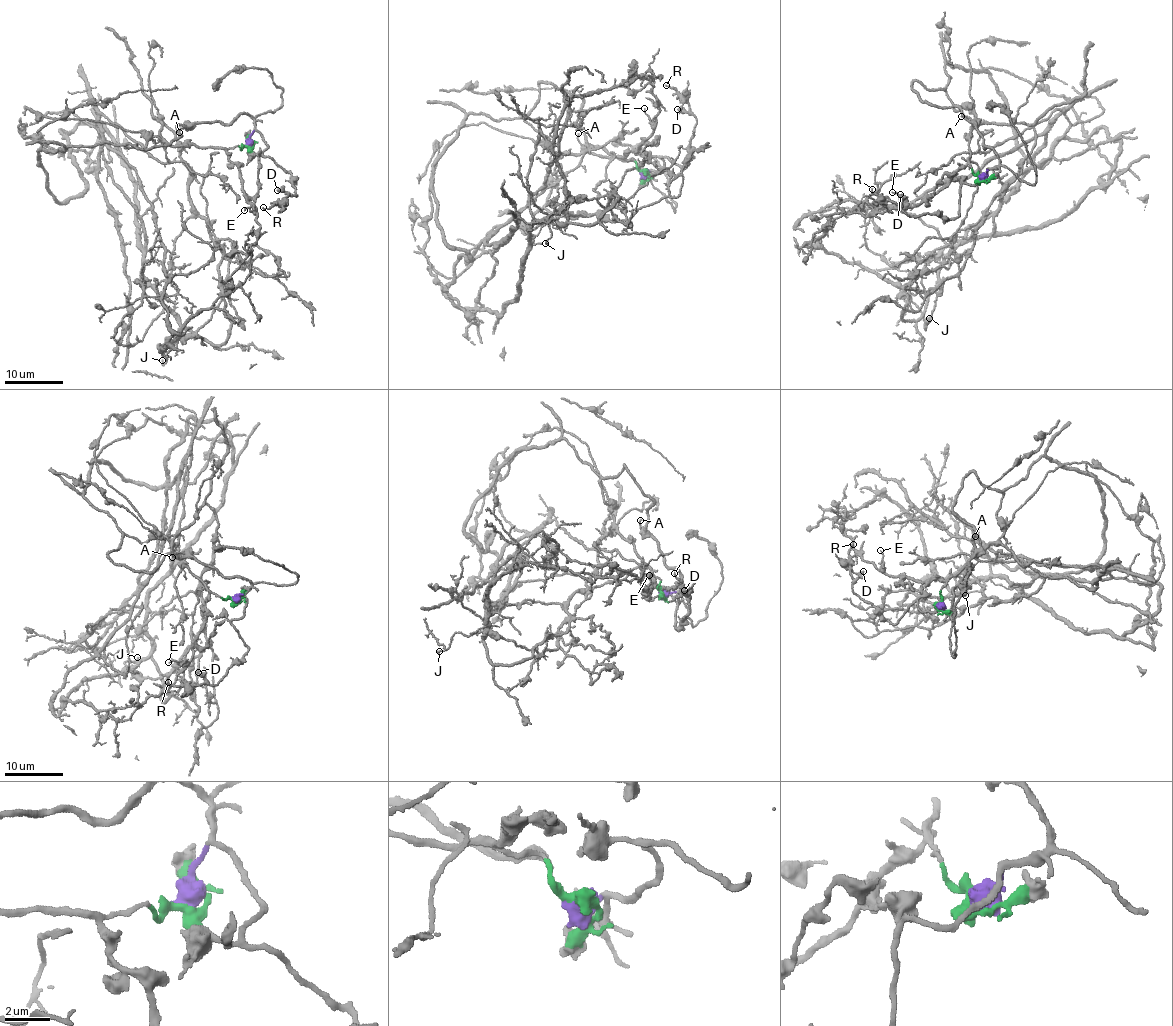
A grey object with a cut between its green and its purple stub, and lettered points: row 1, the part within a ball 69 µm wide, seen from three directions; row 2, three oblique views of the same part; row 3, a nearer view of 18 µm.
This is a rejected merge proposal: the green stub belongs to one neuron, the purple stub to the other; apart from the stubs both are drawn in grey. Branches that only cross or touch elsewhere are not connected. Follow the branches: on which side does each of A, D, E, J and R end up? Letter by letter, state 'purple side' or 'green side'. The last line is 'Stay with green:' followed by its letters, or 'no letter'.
A: purple side
D: purple side
E: green side
J: green side
R: purple side
Stay with green: E, J

